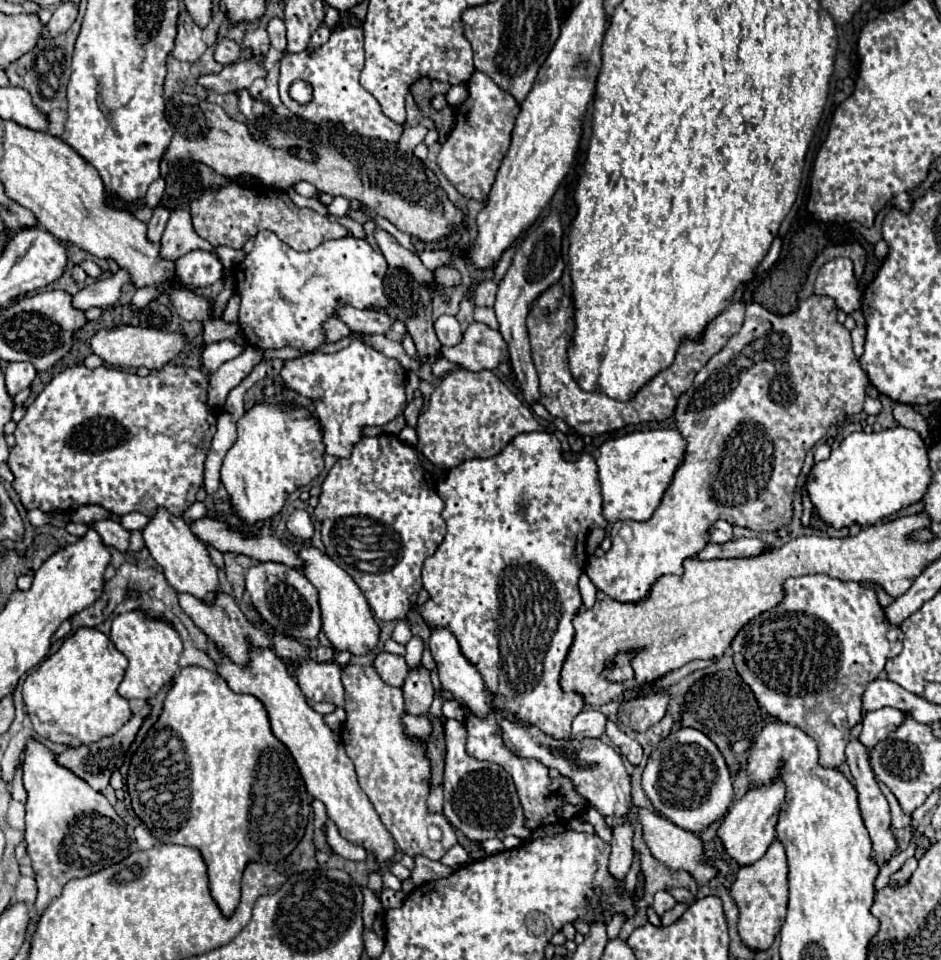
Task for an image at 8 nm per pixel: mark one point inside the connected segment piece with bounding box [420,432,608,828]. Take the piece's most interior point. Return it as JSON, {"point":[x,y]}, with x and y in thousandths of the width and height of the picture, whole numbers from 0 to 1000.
{"point":[537,604]}

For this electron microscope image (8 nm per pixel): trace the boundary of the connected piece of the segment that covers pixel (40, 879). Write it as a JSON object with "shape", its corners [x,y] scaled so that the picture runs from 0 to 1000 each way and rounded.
{"shape":[[[32,769],[26,777],[23,804],[30,827],[26,875],[40,921],[36,946],[45,954],[49,944],[64,933],[70,919],[119,902],[145,888],[147,881],[140,863],[121,846],[113,829],[98,823],[77,802],[64,798],[60,788],[38,769]]]}

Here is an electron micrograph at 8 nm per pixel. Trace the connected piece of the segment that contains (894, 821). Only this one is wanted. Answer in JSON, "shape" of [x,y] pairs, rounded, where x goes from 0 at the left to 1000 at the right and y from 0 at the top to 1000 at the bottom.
{"shape":[[[934,815],[935,822],[937,826],[940,828],[942,832],[945,835],[946,844],[947,844],[947,860],[950,865],[957,864],[964,861],[968,857],[968,850],[962,849],[956,842],[954,834],[951,829],[946,825],[946,822],[943,821],[940,817]]]}

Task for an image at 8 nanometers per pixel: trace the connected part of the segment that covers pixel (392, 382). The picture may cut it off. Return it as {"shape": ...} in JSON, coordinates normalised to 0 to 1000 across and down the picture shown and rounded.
{"shape":[[[374,356],[353,369],[327,367],[317,373],[302,375],[298,392],[306,404],[334,419],[344,446],[346,471],[357,477],[372,475],[376,463],[385,456],[387,444],[406,444],[431,425],[429,383],[423,375],[410,373],[387,356]]]}

